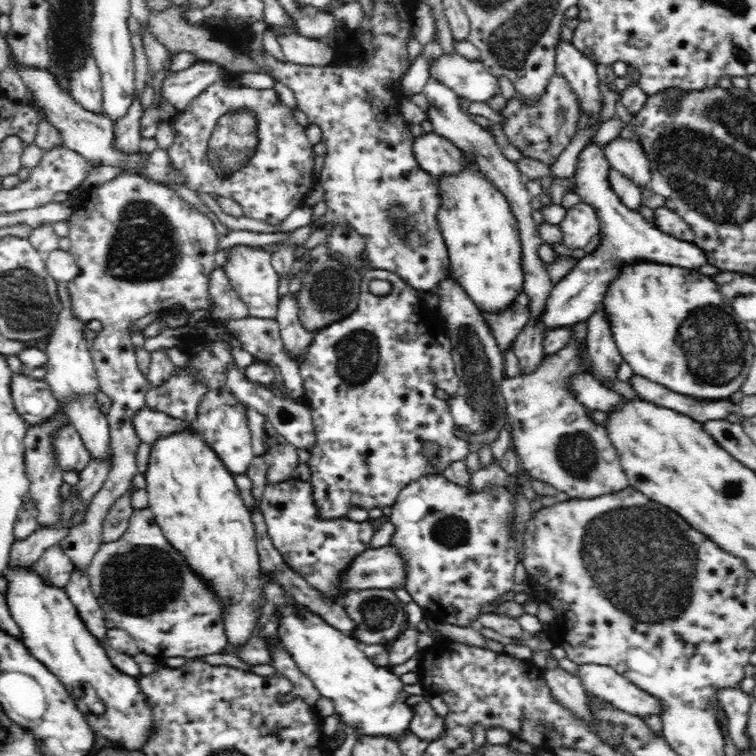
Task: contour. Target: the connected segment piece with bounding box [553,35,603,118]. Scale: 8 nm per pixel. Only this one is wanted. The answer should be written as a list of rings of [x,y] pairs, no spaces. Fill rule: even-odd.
[[[560,35],[557,36],[556,42],[553,42],[553,50],[556,53],[555,70],[564,74],[571,86],[579,93],[584,107],[583,112],[592,112],[593,118],[596,118],[603,103],[598,88],[596,63],[590,56],[578,50],[570,40],[564,40]]]

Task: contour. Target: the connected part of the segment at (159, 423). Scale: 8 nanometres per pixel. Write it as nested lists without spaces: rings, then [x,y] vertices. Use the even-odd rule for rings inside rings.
[[[146,403],[139,406],[127,416],[129,425],[140,441],[149,443],[156,435],[171,431],[180,425],[183,420],[172,418],[164,412],[150,408]]]

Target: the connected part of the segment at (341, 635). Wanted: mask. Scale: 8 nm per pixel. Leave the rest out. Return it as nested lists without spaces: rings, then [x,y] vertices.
[[[300,603],[281,604],[275,612],[276,636],[282,647],[290,653],[295,665],[312,681],[319,694],[333,701],[336,712],[343,722],[346,722],[349,730],[354,728],[359,734],[392,735],[396,739],[402,732],[408,730],[410,711],[405,703],[408,694],[403,691],[399,677],[394,675],[389,667],[372,664],[358,641]]]

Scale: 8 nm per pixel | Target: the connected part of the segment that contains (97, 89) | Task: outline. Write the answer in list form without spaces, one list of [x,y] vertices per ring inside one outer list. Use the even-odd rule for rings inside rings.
[[[89,59],[84,68],[72,75],[72,80],[66,83],[72,99],[94,114],[104,114],[101,77],[95,59]]]

